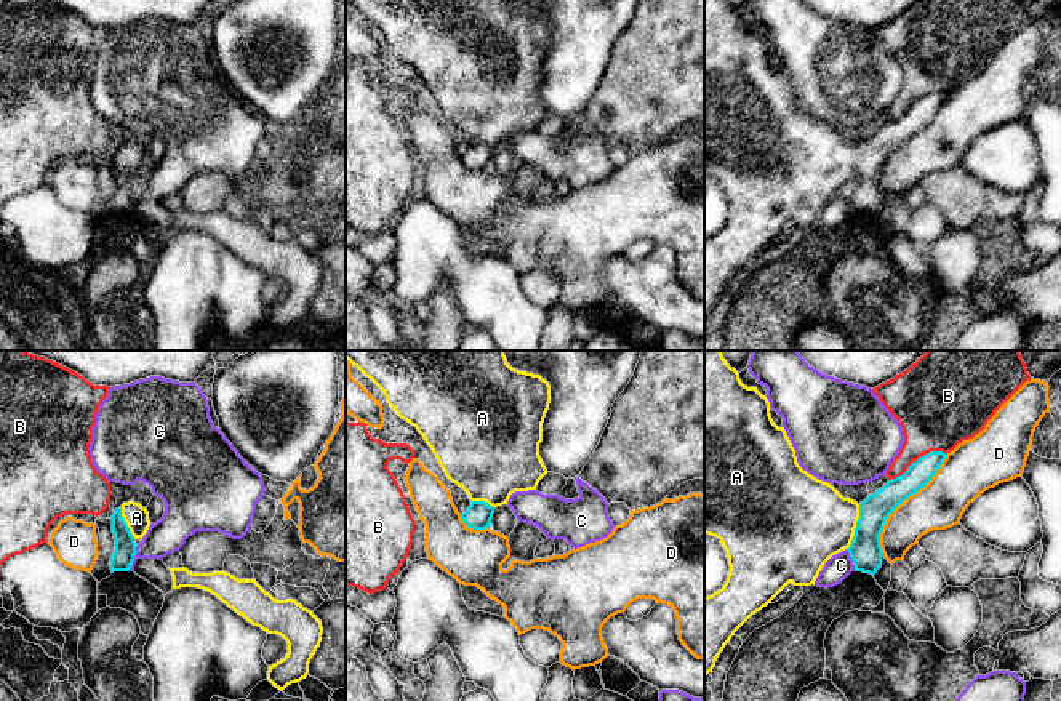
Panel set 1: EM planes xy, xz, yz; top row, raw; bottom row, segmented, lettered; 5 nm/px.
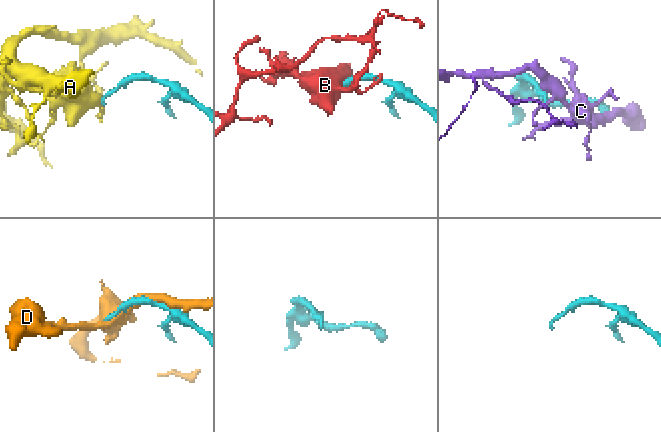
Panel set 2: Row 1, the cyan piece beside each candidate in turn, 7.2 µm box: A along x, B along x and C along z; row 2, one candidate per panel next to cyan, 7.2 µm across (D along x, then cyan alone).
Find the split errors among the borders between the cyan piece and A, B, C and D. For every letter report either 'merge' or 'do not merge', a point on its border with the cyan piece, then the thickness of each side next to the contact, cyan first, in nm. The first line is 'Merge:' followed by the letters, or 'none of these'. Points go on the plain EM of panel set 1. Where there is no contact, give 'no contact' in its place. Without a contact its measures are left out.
Merge: A
A: merge | yz (856, 168) | 160/420 nm
B: do not merge | yz (919, 100) | 130/380 nm
C: do not merge | xy (133, 200) | 110/180 nm
D: do not merge | yz (901, 143) | 150/240 nm

